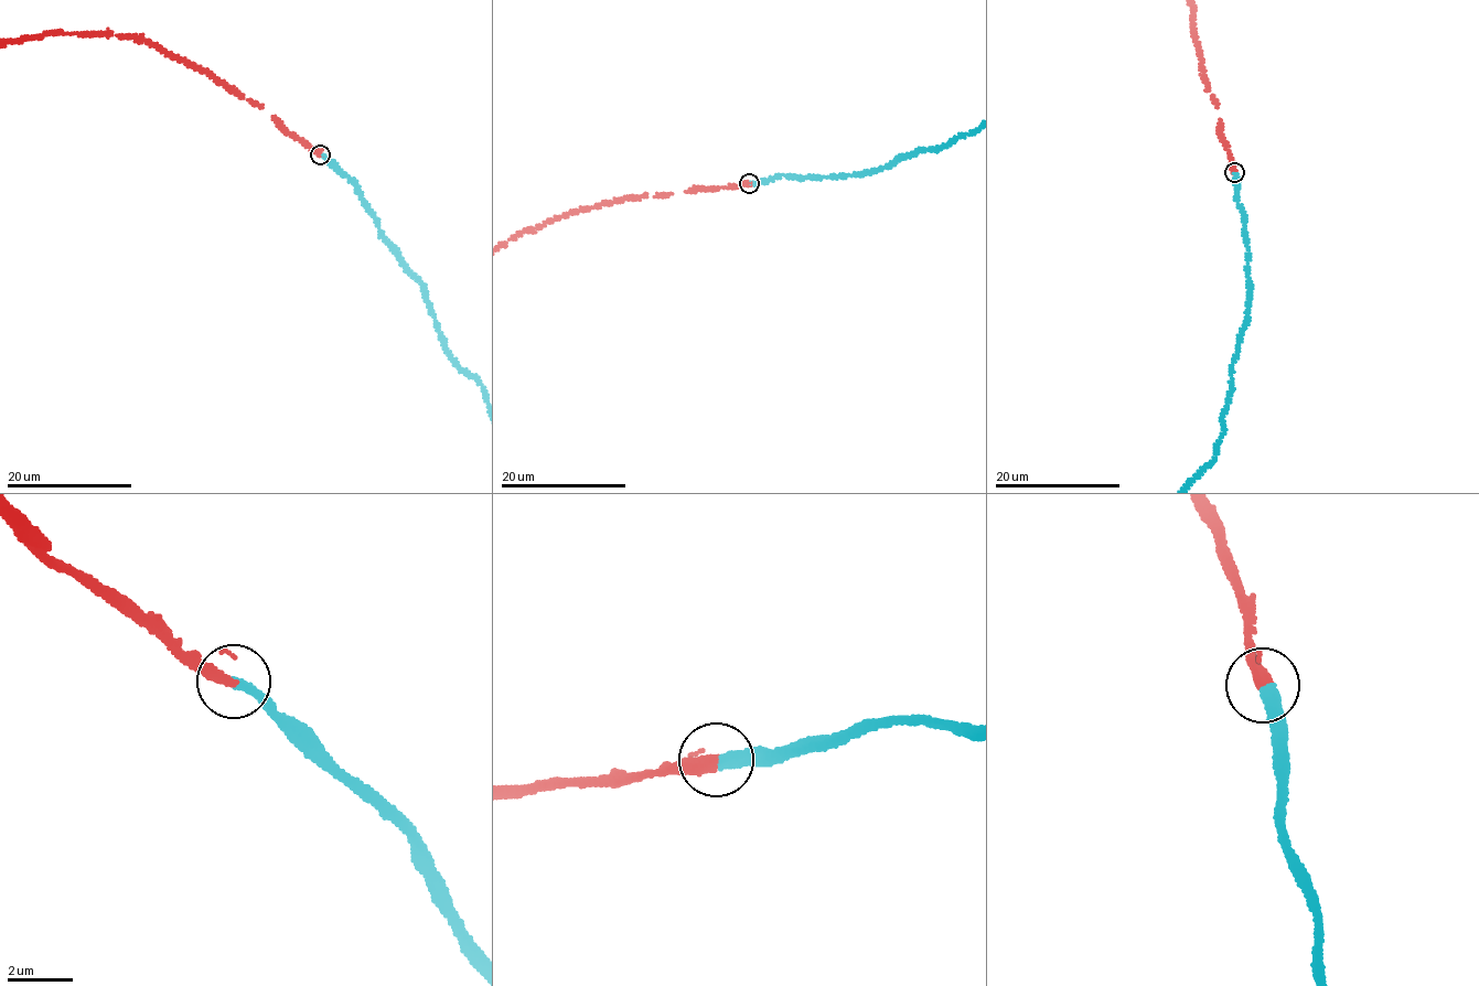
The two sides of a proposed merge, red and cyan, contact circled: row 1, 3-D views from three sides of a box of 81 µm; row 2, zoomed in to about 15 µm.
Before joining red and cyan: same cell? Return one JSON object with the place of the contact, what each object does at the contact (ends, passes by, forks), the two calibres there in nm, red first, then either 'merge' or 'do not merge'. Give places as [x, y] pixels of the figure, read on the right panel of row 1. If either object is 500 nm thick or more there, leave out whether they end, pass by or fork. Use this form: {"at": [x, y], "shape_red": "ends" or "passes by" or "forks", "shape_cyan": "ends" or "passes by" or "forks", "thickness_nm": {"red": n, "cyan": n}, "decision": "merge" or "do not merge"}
{"at": [1234, 172], "shape_red": "passes by", "shape_cyan": "ends", "thickness_nm": {"red": 240, "cyan": 320}, "decision": "merge"}

